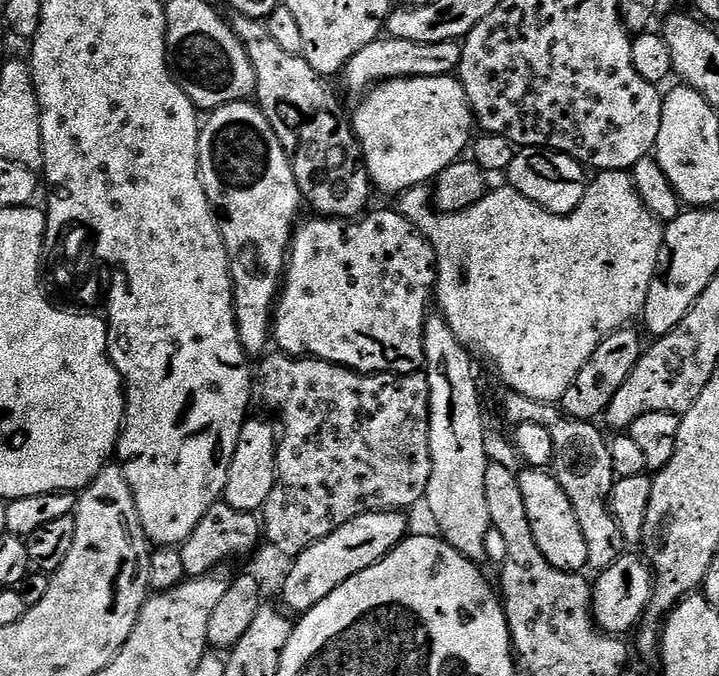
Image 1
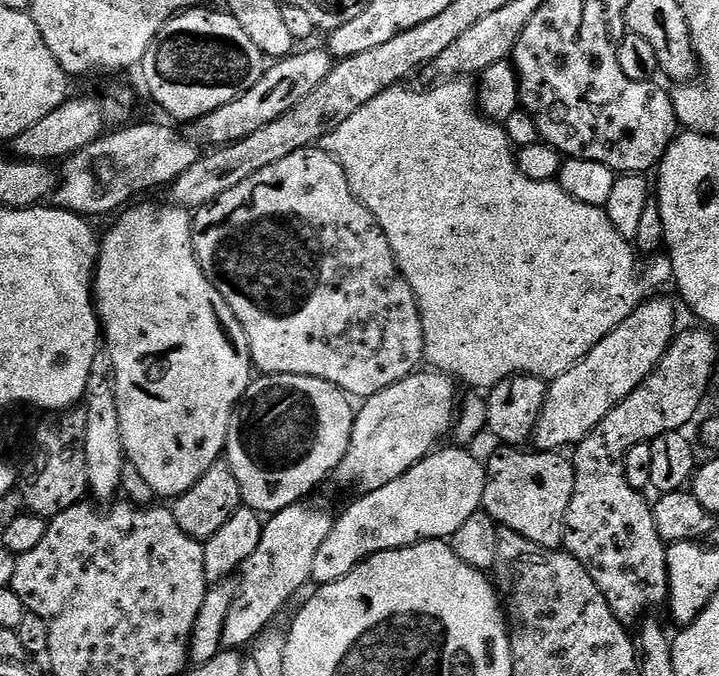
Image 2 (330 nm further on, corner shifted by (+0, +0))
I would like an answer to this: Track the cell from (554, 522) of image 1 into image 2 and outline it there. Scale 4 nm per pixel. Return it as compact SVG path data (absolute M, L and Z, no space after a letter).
M500 446L497 447L497 449L497 452L494 453L493 456L489 458L489 460L486 460L486 490L484 491L484 502L482 505L483 511L487 512L490 518L494 518L500 528L509 528L510 530L514 530L518 534L522 534L522 538L530 538L530 542L538 542L538 546L546 546L547 548L560 548L564 543L564 523L566 522L566 510L570 506L570 498L574 494L574 482L576 481L576 472L572 468L571 459L569 459L567 455L564 457L564 454L561 454L559 451L542 452L539 450L531 450L532 452L524 452L528 450L521 450L520 448L509 448L507 446Z

